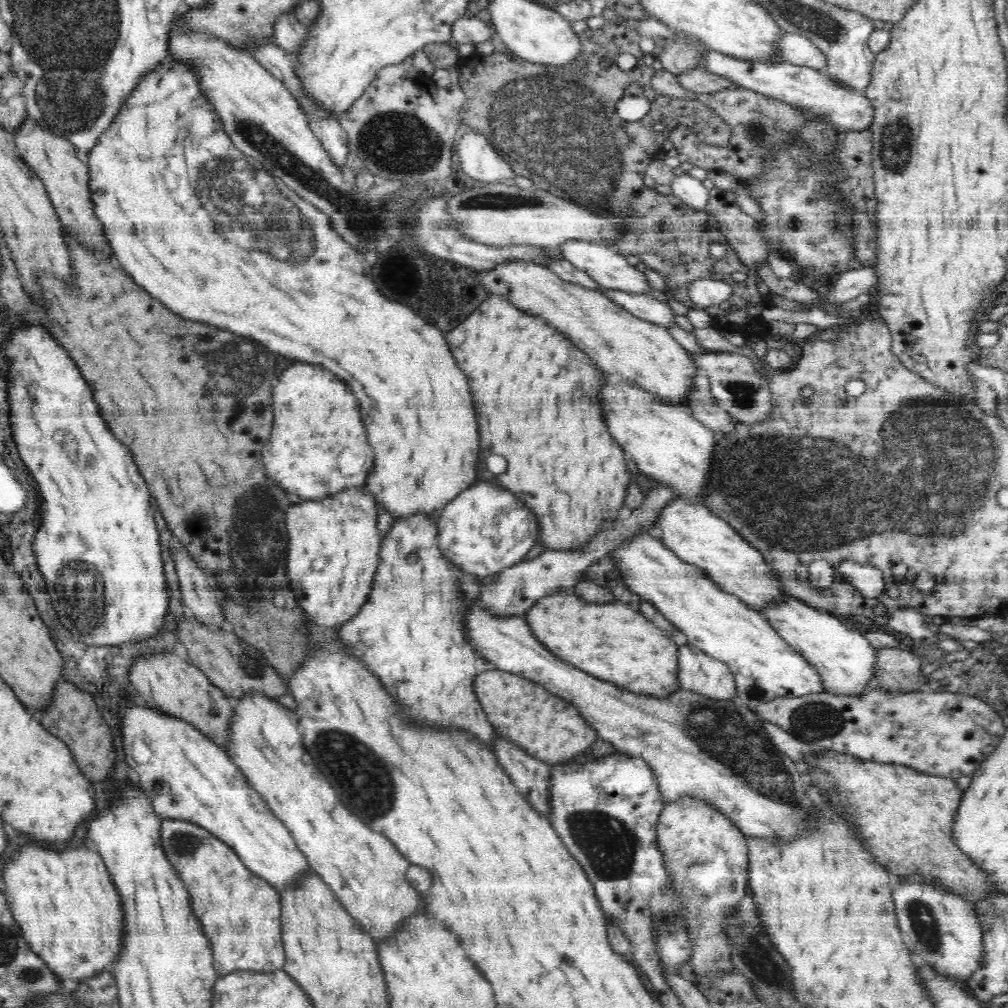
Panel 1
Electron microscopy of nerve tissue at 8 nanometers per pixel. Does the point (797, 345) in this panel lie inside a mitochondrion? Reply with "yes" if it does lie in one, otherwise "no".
no

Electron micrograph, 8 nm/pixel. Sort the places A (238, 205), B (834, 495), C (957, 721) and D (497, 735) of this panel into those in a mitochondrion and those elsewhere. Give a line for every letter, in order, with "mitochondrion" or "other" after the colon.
A: mitochondrion
B: mitochondrion
C: other
D: other

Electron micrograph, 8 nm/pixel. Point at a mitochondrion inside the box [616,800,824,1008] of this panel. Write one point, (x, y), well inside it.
(753, 950)

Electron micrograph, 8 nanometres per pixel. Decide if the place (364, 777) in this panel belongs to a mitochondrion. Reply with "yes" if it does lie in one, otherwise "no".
yes

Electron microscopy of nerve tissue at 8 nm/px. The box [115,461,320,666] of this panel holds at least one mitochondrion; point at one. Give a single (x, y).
(262, 550)

